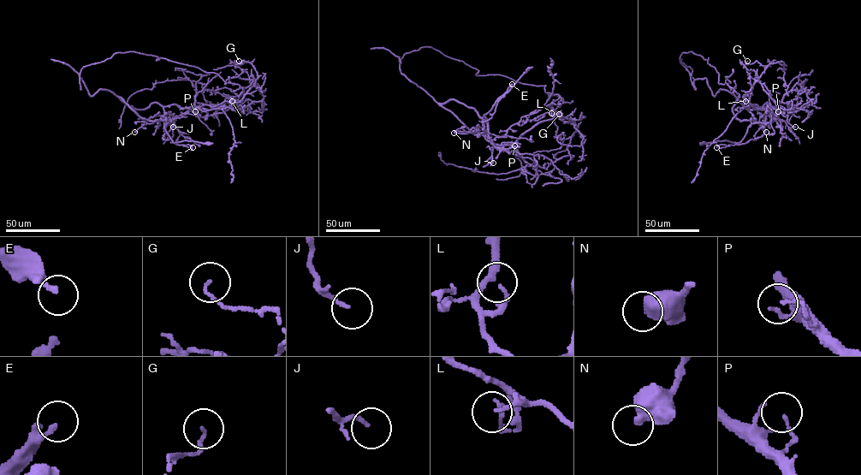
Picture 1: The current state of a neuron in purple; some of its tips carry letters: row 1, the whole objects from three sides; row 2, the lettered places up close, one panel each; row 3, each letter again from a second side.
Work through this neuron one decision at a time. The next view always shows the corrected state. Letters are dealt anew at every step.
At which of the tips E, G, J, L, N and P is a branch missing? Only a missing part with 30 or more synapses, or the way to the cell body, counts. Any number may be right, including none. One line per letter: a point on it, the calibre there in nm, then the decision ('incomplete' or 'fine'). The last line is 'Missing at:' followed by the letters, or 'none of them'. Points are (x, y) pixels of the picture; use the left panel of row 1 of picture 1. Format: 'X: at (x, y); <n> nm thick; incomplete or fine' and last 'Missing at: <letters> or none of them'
E: at (192, 147); 200 nm thick; fine
G: at (239, 61); 100 nm thick; fine
J: at (173, 127); 120 nm thick; fine
L: at (232, 101); 120 nm thick; fine
N: at (134, 132); 500 nm thick; fine
P: at (195, 111); 100 nm thick; fine
Missing at: none of them

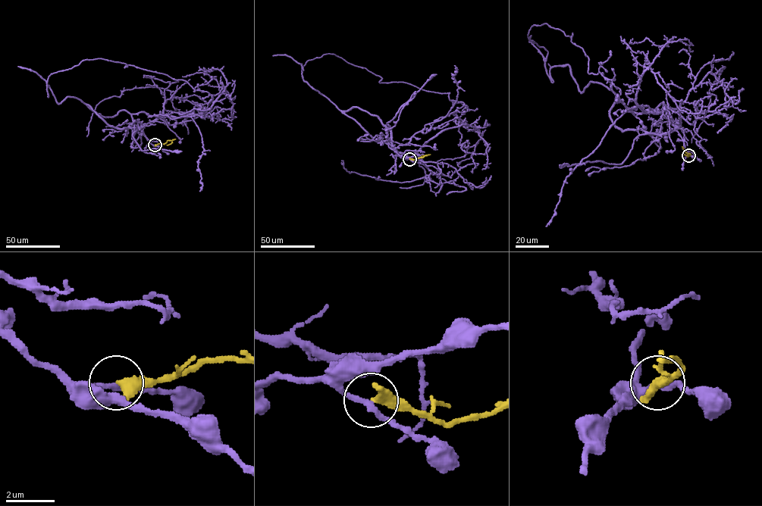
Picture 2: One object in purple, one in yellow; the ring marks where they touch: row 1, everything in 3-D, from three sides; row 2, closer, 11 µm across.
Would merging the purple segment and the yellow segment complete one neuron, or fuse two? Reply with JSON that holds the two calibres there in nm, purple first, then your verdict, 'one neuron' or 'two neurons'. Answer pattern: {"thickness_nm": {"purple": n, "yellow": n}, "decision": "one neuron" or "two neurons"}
{"thickness_nm": {"purple": 240, "yellow": 440}, "decision": "two neurons"}

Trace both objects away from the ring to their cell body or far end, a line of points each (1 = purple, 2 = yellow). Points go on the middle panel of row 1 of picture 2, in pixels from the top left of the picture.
1: (409, 158), (314, 89), (301, 65), (333, 54), (380, 82), (449, 92), (477, 108)
2: (409, 158), (427, 155), (421, 157)

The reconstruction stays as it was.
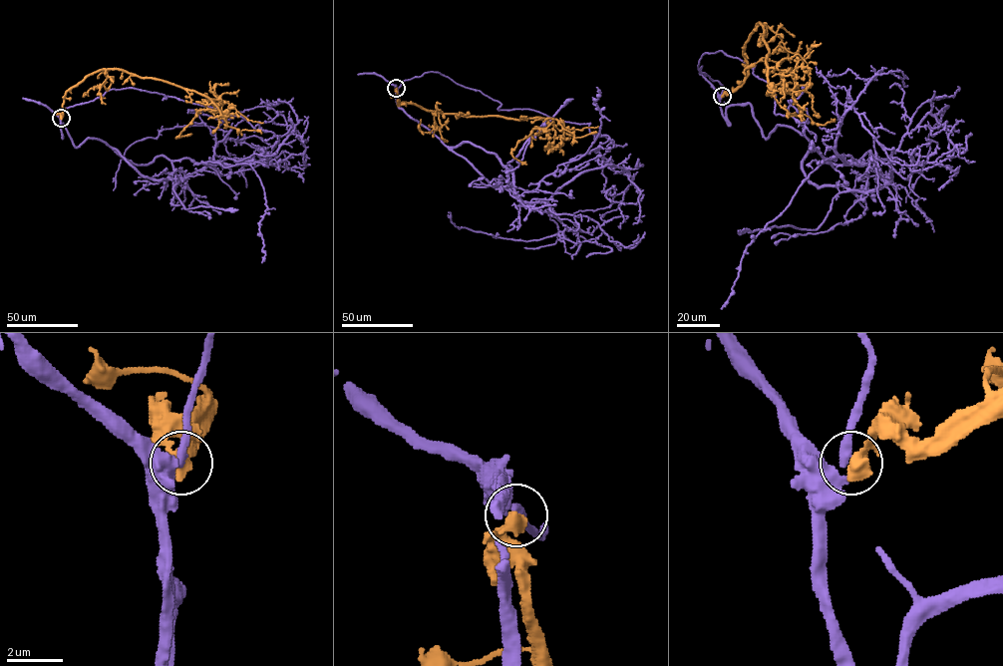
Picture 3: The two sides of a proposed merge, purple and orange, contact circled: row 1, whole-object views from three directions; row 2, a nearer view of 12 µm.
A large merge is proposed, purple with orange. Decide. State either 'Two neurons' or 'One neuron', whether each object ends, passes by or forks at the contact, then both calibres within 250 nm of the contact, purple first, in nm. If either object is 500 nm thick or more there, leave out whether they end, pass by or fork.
Two neurons. Thickness 280 nm (purple) against 600 nm

